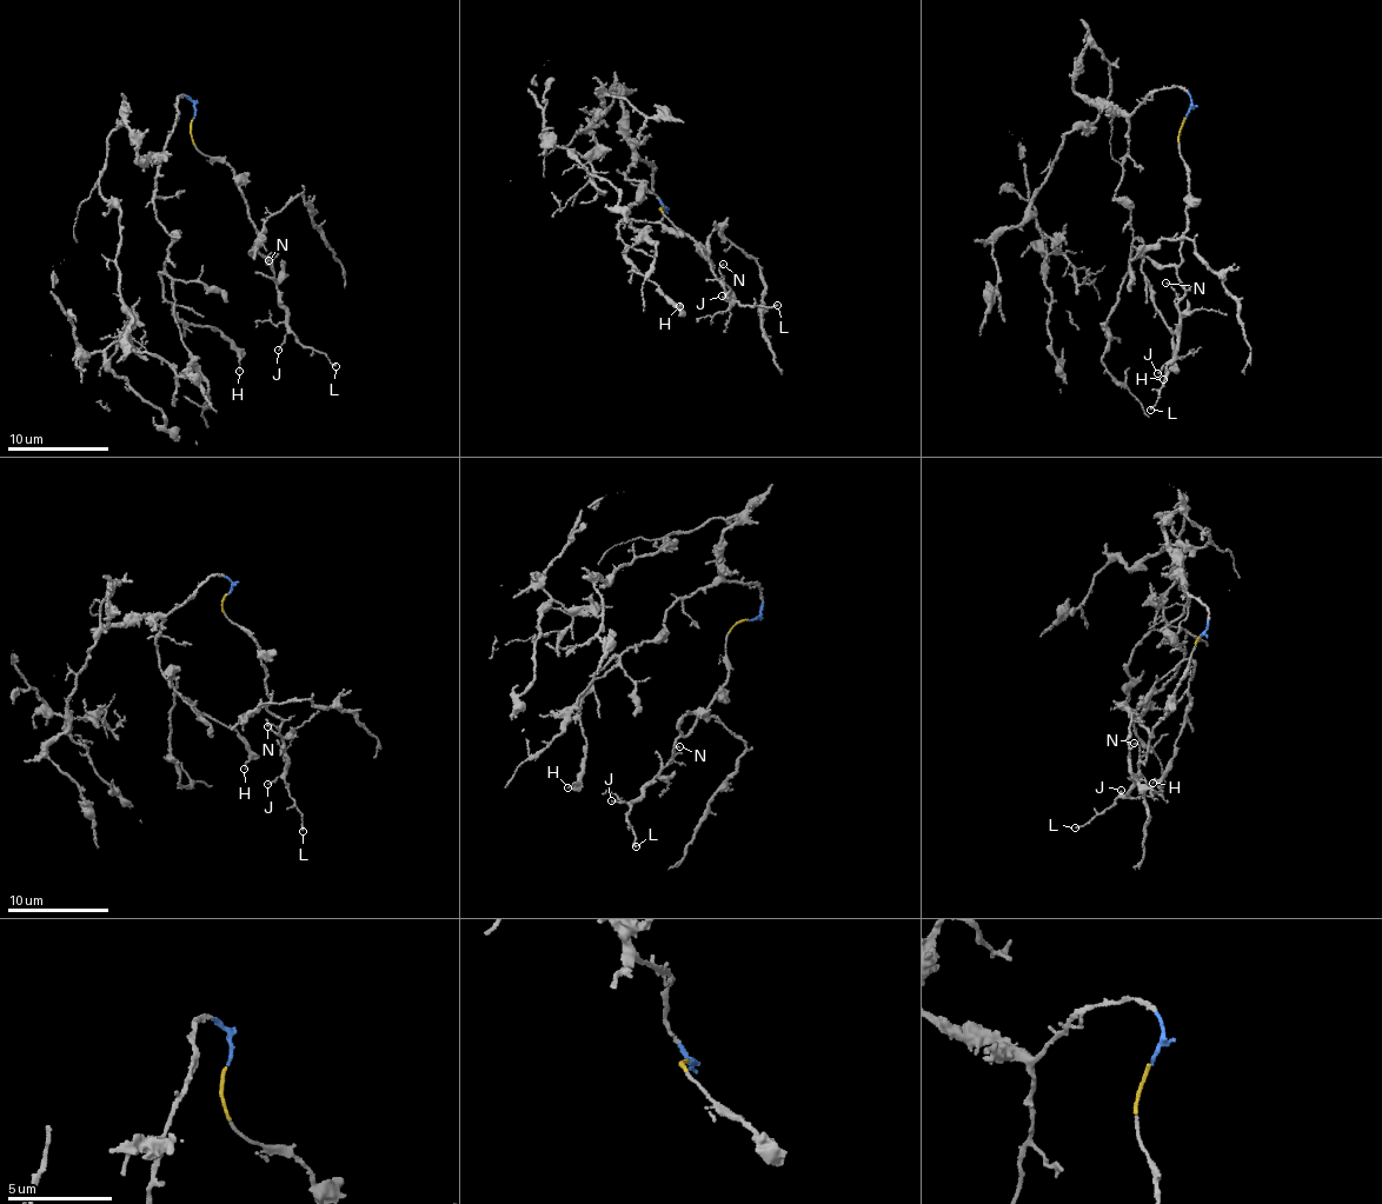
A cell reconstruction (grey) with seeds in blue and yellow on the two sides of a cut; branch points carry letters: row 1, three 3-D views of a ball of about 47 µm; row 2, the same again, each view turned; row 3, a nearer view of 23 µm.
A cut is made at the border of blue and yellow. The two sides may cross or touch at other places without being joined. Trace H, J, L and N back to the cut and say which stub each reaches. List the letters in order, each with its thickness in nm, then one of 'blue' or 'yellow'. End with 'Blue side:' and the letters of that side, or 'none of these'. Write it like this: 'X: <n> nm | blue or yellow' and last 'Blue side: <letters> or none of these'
H: 110 nm | blue
J: 110 nm | yellow
L: 150 nm | yellow
N: 120 nm | yellow
Blue side: H

